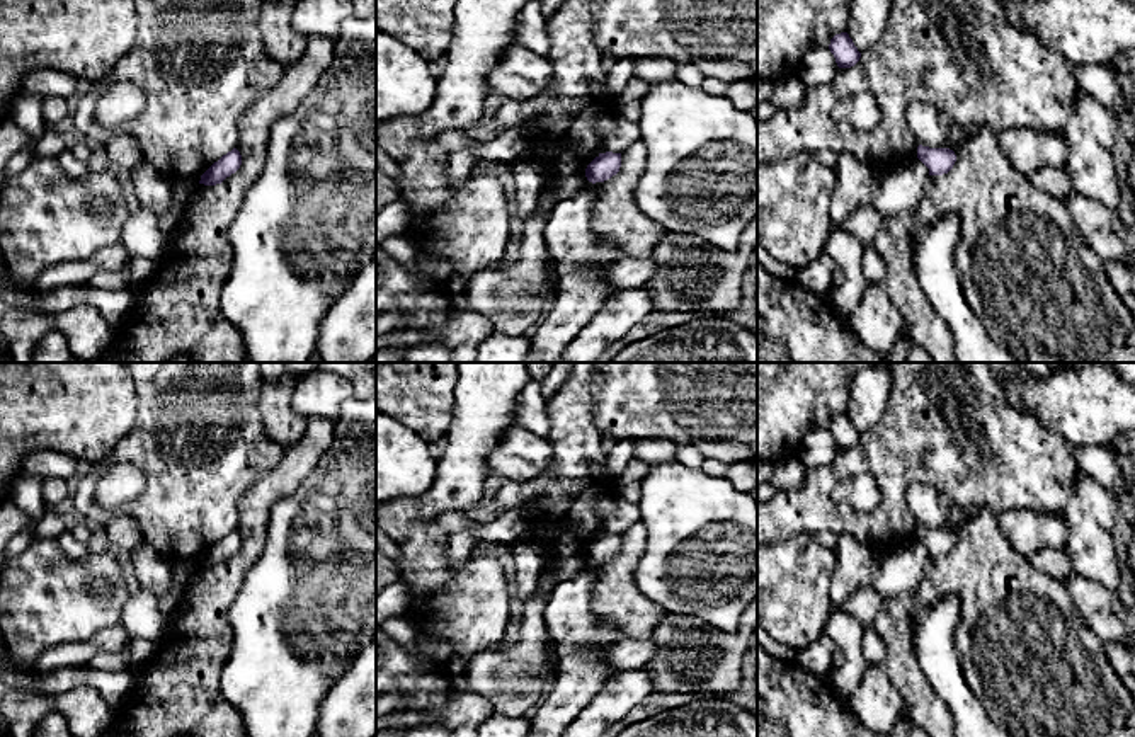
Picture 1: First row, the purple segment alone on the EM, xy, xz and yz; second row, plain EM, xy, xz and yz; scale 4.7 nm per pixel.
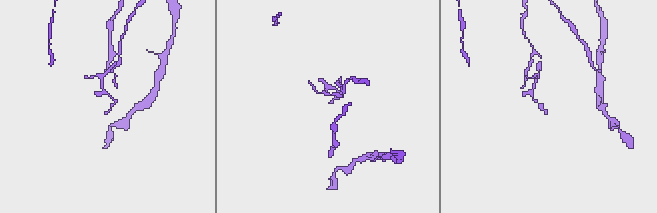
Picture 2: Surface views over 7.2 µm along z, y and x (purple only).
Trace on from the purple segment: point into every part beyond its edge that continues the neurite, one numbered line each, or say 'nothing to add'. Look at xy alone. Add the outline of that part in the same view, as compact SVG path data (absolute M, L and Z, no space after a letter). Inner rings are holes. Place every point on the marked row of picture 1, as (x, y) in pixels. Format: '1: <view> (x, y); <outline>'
nothing to add

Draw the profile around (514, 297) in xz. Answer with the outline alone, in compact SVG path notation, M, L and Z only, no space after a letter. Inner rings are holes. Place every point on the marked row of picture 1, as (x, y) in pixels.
M584 175L546 182L534 213L524 223L521 257L471 276L466 305L487 318L497 334L528 335L546 315L553 303L555 277L546 260L545 226L553 206L587 184Z

